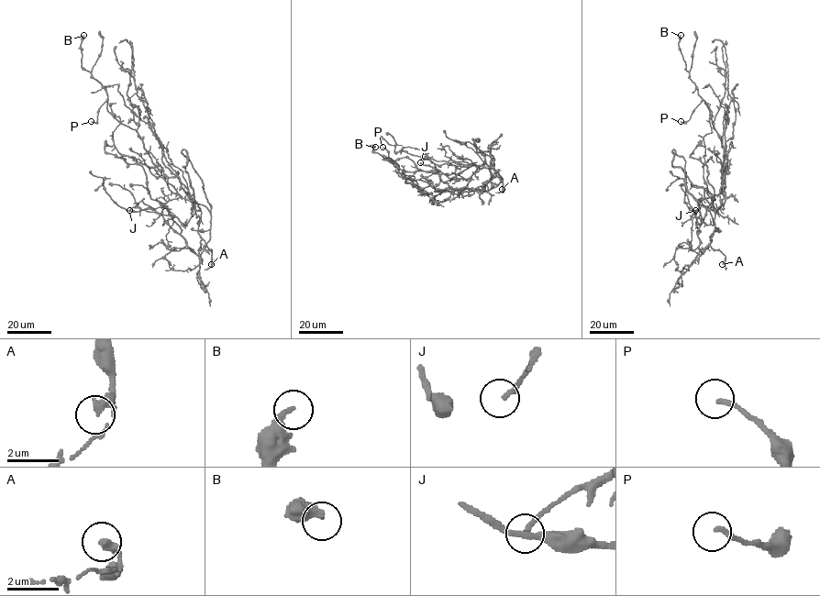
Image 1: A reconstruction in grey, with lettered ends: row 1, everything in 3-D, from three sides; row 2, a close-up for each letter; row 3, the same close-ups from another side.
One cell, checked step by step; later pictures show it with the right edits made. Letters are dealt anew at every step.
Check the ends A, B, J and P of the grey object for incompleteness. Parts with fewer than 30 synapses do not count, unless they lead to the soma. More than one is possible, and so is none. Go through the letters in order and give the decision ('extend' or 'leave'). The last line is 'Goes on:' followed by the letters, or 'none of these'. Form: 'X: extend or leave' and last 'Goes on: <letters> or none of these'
A: leave
B: leave
J: extend
P: leave
Goes on: J

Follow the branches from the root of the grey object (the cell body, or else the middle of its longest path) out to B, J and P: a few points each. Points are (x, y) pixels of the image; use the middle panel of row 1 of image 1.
B: (459, 191), (452, 188), (437, 191), (426, 182), (399, 176), (399, 165), (373, 152), (371, 145), (375, 147)
J: (459, 191), (470, 177), (448, 178), (420, 162)
P: (459, 191), (452, 188), (437, 191), (426, 182), (399, 176), (397, 169), (389, 160), (388, 152), (382, 147)

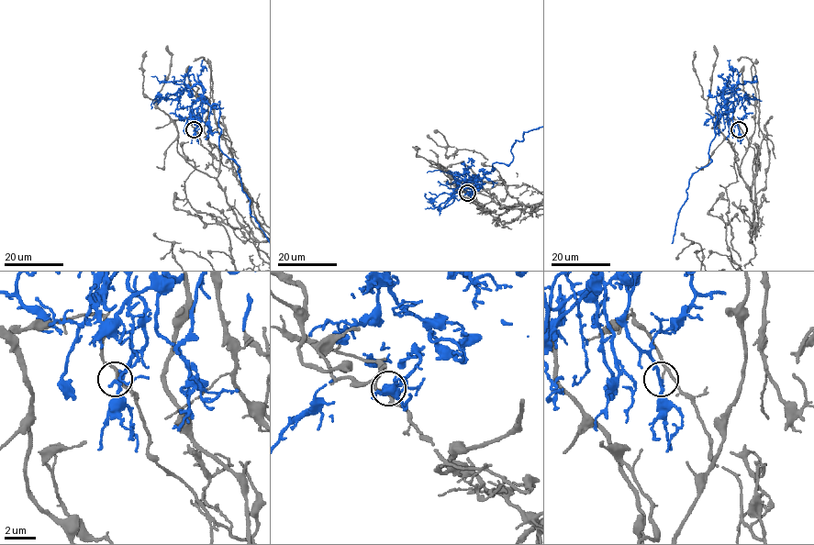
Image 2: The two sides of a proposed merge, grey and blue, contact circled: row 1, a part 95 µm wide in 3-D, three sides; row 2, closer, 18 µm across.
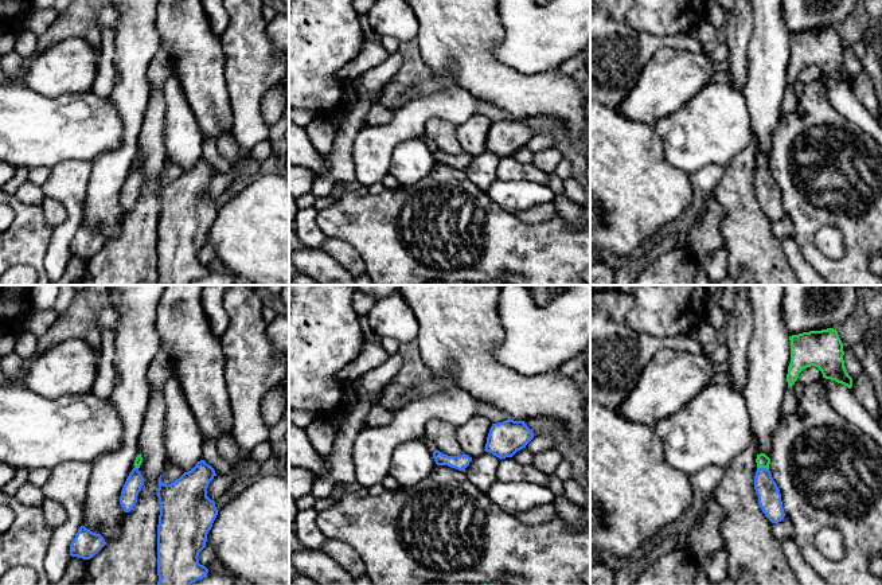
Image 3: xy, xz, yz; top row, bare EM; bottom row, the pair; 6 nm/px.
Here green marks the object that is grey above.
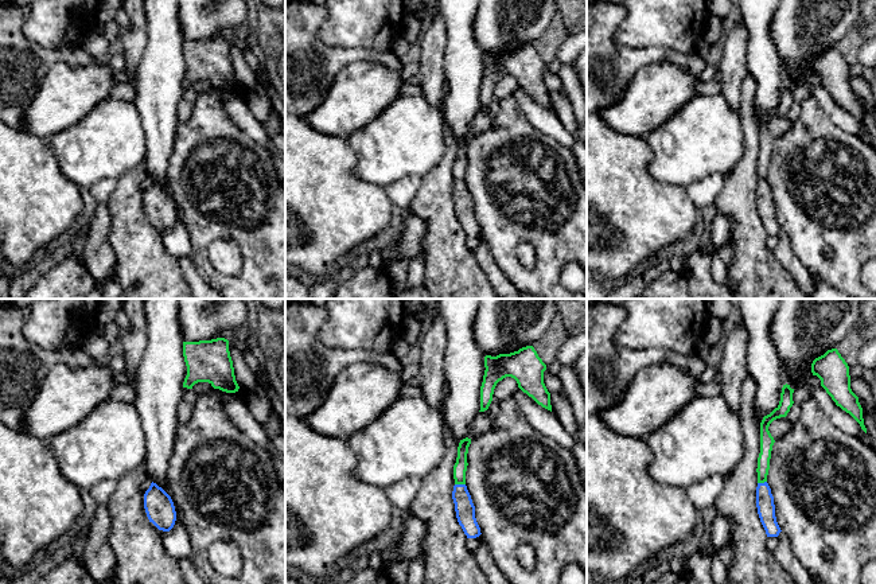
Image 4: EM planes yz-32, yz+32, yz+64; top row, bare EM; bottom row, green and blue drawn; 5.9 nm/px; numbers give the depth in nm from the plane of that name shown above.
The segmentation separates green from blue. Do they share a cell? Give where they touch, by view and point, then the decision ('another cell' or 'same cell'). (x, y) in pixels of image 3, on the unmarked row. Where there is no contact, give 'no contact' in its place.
yz (763, 166) | another cell

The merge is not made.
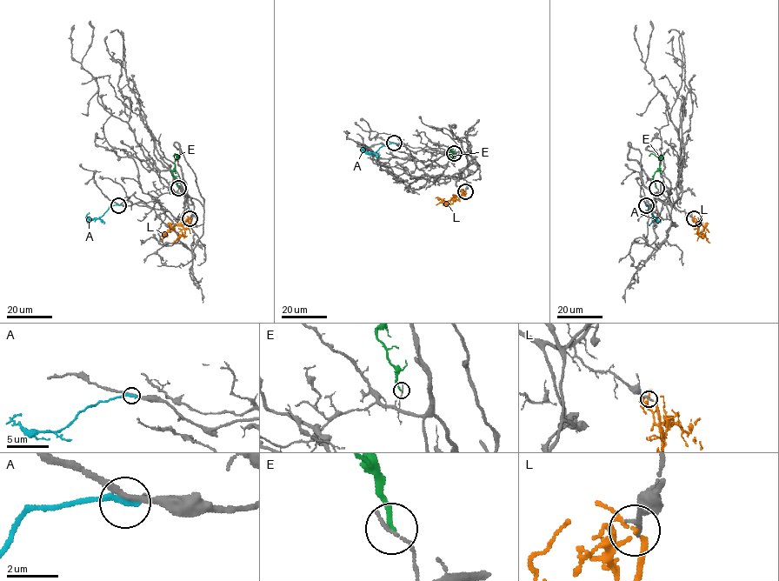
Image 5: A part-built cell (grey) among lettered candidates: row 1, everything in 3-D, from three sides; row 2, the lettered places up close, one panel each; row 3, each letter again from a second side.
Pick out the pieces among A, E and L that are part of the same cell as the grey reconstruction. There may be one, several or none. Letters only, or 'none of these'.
none of these

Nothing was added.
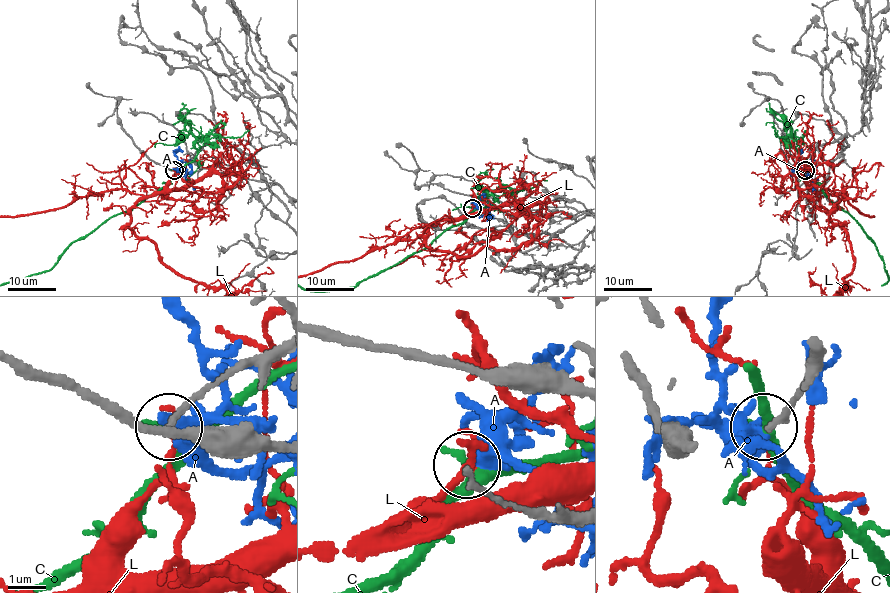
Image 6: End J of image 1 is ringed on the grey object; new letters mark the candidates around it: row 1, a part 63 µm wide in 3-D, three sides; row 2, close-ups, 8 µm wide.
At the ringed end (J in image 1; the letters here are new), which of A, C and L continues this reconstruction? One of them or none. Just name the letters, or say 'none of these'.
none of these

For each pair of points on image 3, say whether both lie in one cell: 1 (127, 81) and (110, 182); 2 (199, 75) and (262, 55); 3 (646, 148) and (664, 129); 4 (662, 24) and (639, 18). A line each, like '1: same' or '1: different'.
1: same
2: different
3: different
4: same

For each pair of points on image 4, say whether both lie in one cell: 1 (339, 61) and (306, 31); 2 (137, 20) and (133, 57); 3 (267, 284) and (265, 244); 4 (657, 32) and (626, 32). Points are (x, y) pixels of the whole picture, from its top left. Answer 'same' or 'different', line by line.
1: same
2: same
3: same
4: same

